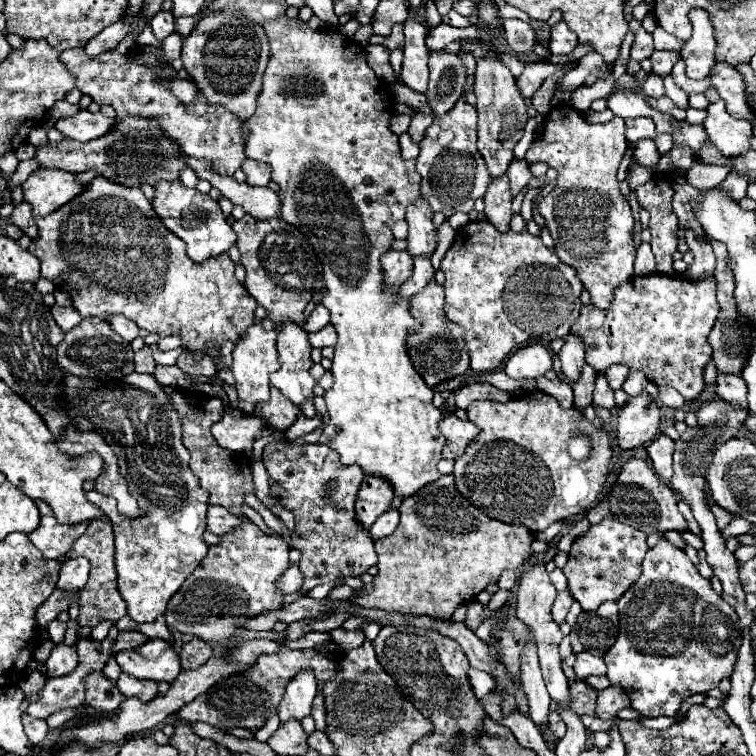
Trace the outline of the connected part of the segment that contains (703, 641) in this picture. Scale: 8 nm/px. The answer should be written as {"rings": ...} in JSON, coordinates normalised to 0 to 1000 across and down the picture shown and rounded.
{"rings":[[[877,710],[856,729],[851,739],[851,758],[843,771],[816,795],[819,800],[819,843],[808,861],[798,869],[803,877],[803,896],[808,906],[819,906],[835,925],[835,938],[851,948],[893,948],[901,930],[919,917],[946,911],[954,898],[967,896],[972,866],[978,858],[980,829],[972,806],[962,800],[925,761],[903,726],[888,721]]]}

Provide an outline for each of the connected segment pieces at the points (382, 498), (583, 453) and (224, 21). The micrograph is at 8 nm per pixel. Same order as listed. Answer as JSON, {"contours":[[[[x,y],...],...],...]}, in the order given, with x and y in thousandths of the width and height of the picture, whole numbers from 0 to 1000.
{"contours":[[[[483,631],[470,663],[472,692],[480,692],[480,700],[488,700],[496,692],[496,687],[517,671],[517,663],[520,663],[517,644],[512,644],[507,634]]],[[[761,578],[761,581],[755,581],[755,586],[753,586],[755,604],[774,607],[782,599],[782,591],[779,589],[782,589],[782,583],[776,578]]],[[[300,17],[269,20],[250,49],[245,49],[239,78],[274,134],[298,139],[321,160],[337,149],[340,126],[345,123],[345,102],[356,81],[356,54],[343,30]]]]}

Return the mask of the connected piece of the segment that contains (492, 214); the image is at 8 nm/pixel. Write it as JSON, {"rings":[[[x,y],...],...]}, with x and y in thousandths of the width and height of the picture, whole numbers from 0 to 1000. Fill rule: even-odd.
{"rings":[[[663,231],[660,237],[652,237],[644,247],[644,255],[639,261],[642,266],[642,287],[663,306],[673,306],[673,292],[676,292],[676,247],[671,231]]]}

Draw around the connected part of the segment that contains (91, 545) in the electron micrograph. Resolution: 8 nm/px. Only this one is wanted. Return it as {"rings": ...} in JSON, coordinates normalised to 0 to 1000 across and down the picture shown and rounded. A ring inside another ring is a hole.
{"rings":[[[128,684],[118,692],[115,702],[94,721],[89,737],[115,737],[120,742],[120,761],[115,774],[107,779],[104,784],[104,827],[118,827],[126,829],[128,824],[147,819],[147,821],[157,821],[168,803],[163,790],[155,782],[155,755],[152,755],[152,721],[149,721],[149,700],[147,700],[147,689],[142,684]]]}

